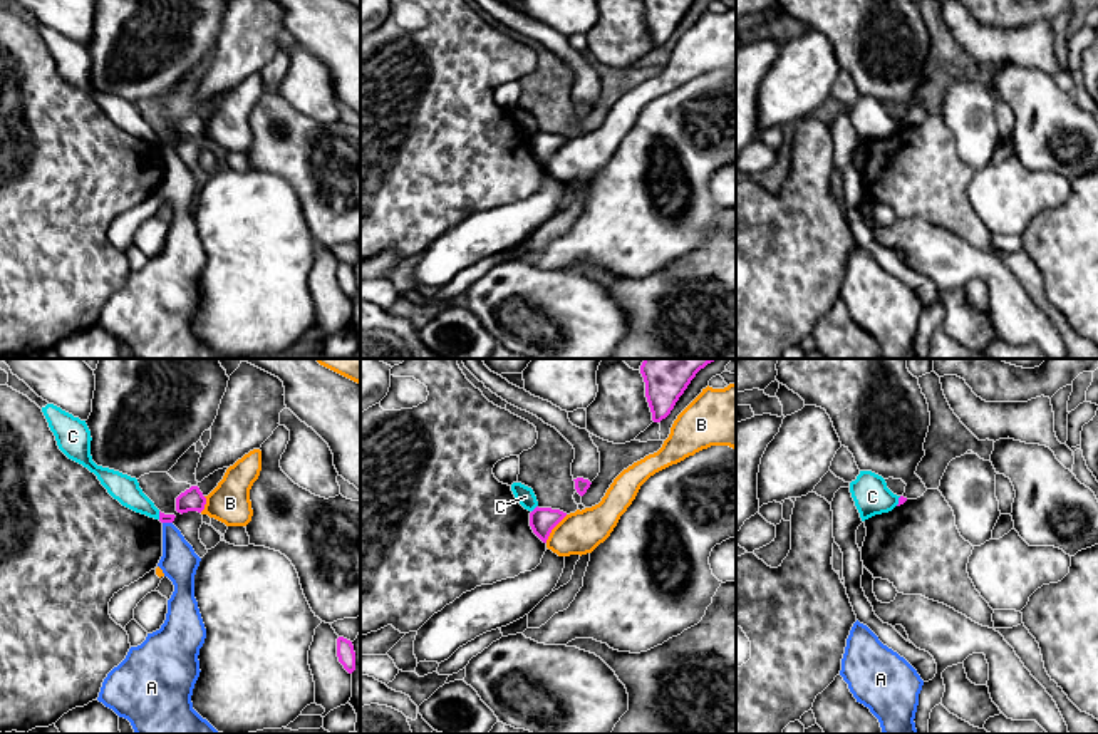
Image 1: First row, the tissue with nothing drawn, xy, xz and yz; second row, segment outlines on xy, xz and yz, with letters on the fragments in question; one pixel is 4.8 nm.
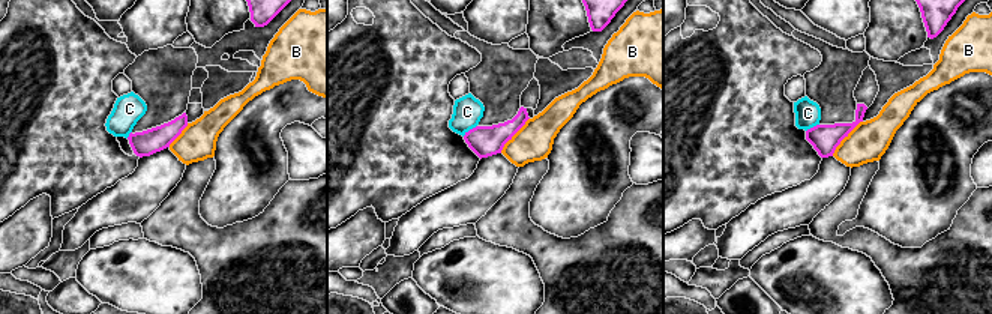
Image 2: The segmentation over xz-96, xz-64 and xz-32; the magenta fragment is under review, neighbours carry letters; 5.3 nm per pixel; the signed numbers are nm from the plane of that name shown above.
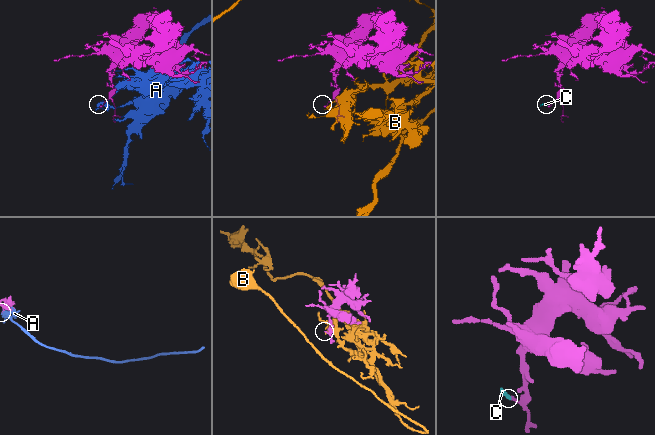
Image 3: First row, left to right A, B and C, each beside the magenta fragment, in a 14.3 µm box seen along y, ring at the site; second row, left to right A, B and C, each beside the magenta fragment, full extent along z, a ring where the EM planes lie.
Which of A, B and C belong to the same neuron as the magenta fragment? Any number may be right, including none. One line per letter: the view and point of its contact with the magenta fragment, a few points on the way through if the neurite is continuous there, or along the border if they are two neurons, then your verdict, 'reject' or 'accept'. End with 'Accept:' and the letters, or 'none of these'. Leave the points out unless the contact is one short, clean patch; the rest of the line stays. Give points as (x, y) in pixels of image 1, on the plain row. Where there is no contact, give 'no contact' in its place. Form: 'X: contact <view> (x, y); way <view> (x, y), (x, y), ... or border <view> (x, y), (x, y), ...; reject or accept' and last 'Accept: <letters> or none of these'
A: contact xy (168, 146); reject
B: contact xz (554, 151); border xz (567, 139), (545, 166); reject
C: contact xz (535, 133); border xz (537, 129), (532, 136); reject
Accept: none of these

